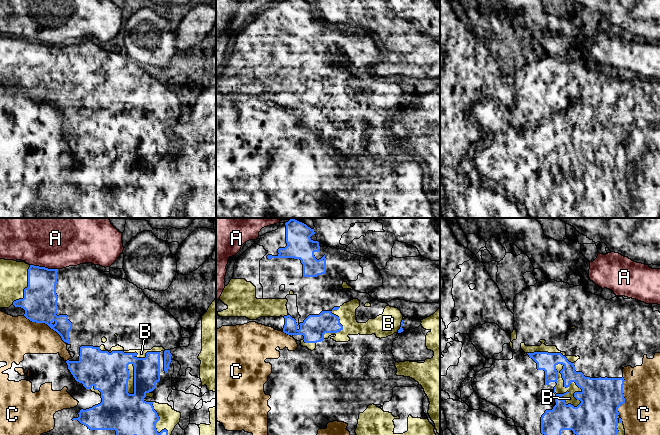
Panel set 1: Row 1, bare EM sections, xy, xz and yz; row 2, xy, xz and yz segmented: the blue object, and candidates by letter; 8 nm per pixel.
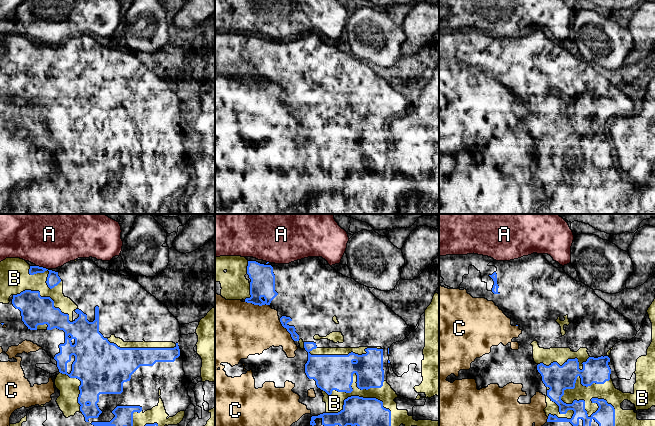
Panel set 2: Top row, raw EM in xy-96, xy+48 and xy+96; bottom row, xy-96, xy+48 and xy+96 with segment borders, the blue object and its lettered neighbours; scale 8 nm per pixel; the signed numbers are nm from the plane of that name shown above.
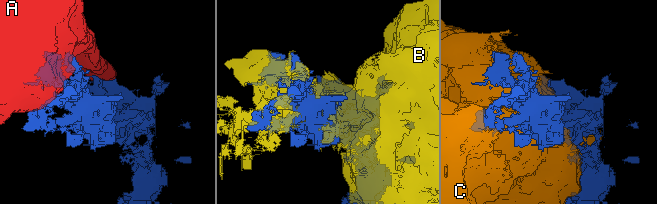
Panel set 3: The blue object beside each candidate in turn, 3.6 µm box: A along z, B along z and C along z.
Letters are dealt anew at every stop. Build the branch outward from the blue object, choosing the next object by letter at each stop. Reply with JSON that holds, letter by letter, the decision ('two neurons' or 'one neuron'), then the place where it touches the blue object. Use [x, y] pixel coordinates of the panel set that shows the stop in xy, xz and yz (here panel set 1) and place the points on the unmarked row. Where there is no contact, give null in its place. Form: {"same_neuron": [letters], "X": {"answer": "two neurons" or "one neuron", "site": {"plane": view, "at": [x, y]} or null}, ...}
{"same_neuron": ["B"], "A": {"answer": "two neurons", "site": {"plane": "xy", "at": [44, 43]}}, "B": {"answer": "one neuron", "site": {"plane": "yz", "at": [573, 157]}}, "C": {"answer": "two neurons", "site": {"plane": "xy", "at": [45, 99]}}}

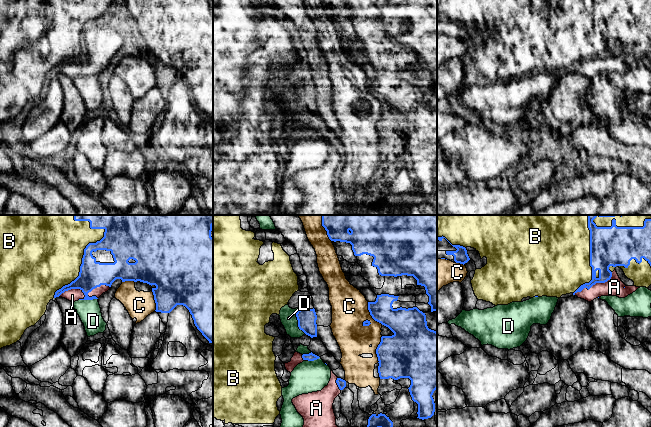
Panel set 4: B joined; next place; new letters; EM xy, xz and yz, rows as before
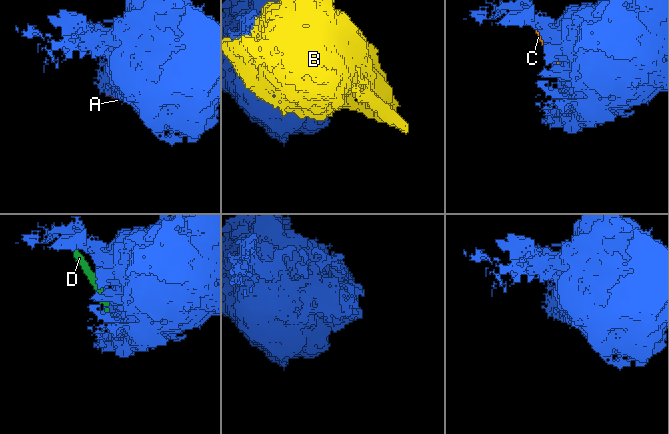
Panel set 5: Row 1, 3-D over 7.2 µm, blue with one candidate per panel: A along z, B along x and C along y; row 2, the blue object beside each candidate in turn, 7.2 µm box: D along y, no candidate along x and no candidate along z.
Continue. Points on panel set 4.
{"same_neuron": [], "A": {"answer": "two neurons", "site": {"plane": "yz", "at": [595, 59]}}, "B": {"answer": "two neurons", "site": {"plane": "xy", "at": [82, 38]}}, "C": {"answer": "two neurons", "site": {"plane": "xz", "at": [376, 125]}}, "D": {"answer": "two neurons", "site": {"plane": "xz", "at": [298, 98]}}}

